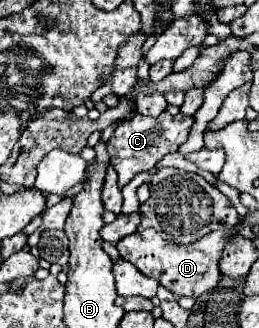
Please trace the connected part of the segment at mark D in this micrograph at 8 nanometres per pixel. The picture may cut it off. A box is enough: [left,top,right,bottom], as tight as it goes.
[118,225,240,297]

